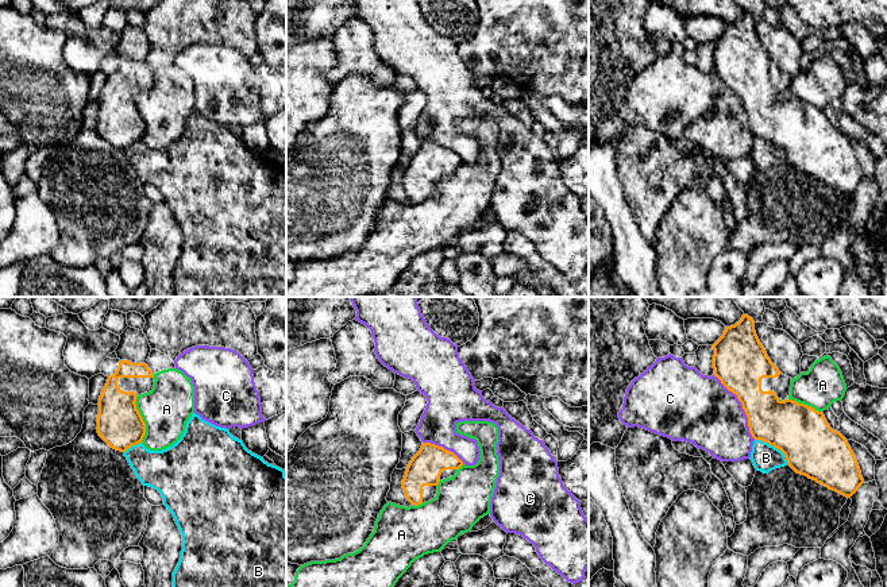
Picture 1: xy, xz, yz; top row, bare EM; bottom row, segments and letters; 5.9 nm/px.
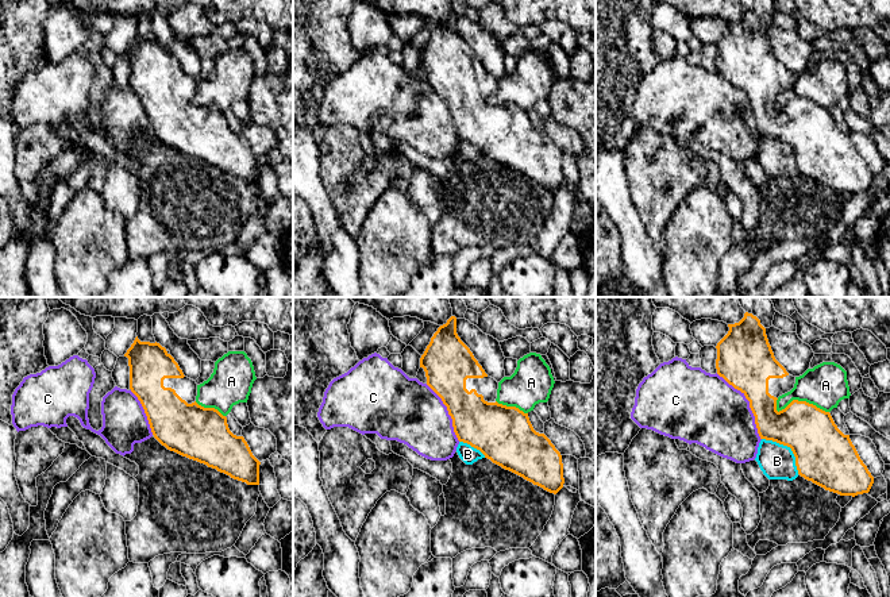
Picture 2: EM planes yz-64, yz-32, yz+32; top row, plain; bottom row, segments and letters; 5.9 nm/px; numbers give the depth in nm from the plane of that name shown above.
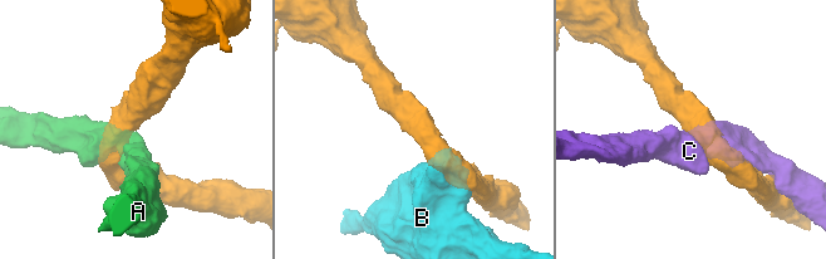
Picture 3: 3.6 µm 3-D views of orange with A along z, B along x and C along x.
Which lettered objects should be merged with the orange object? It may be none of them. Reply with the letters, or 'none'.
none

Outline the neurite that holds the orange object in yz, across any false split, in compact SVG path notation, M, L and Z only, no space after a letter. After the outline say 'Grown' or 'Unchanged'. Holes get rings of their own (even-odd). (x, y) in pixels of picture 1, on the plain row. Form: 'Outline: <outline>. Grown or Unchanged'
Outline: M743 12L738 20L725 24L713 47L714 74L737 93L752 135L780 147L797 171L846 196L852 194L864 177L848 138L830 125L822 109L788 96L791 76L783 73L768 55L756 32L753 16Z. Grown

